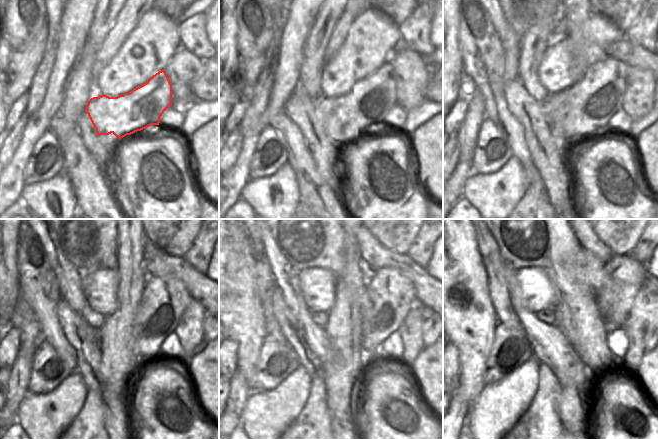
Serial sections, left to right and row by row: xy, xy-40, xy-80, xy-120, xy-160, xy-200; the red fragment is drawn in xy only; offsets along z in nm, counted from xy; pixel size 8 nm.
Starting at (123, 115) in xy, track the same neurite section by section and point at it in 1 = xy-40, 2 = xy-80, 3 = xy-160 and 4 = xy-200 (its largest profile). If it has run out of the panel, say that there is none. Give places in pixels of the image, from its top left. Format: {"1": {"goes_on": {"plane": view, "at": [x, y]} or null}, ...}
{"1": {"goes_on": {"plane": "xy-40", "at": [366, 105]}}, "2": {"goes_on": {"plane": "xy-80", "at": [592, 101]}}, "3": {"goes_on": {"plane": "xy-160", "at": [392, 295]}}, "4": {"goes_on": {"plane": "xy-200", "at": [626, 274]}}}

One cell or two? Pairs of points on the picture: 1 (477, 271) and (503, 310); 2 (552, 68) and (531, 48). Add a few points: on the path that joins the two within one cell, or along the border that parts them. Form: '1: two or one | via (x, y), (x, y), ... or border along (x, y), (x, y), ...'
1: two | border along (482, 264), (487, 278), (487, 293), (494, 310)
2: two | border along (555, 40), (546, 48), (540, 62), (539, 81)

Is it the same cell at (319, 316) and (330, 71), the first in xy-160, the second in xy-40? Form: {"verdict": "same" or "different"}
{"verdict": "different"}

